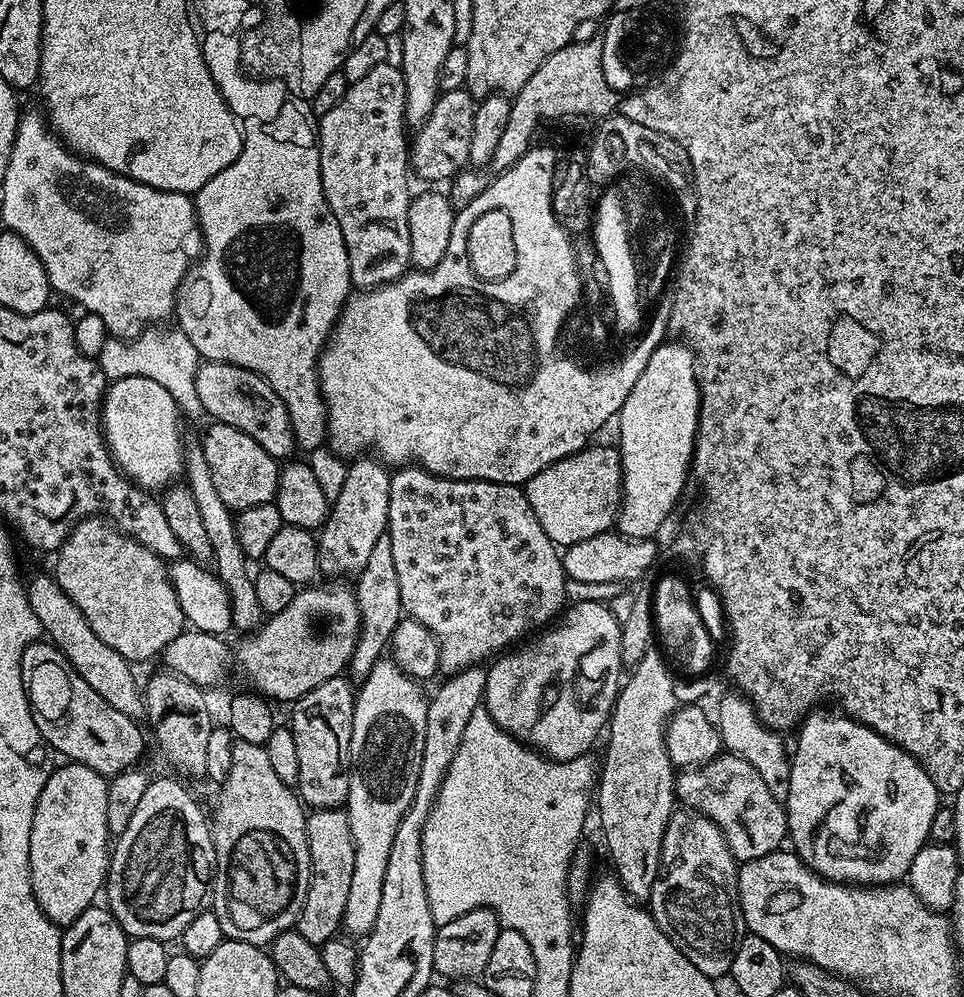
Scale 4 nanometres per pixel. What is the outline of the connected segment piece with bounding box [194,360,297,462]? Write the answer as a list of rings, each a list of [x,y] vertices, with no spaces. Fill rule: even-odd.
[[[204,360],[194,378],[194,386],[198,386],[198,398],[202,401],[205,413],[209,417],[213,416],[211,418],[213,421],[226,426],[234,426],[238,430],[242,430],[242,434],[250,434],[250,438],[254,438],[254,442],[258,442],[258,446],[262,446],[262,450],[266,450],[266,454],[273,456],[277,462],[287,461],[291,457],[288,455],[291,454],[292,448],[297,447],[297,442],[296,435],[292,433],[292,423],[286,406],[282,402],[282,398],[278,398],[276,391],[257,372],[250,371],[243,364]]]

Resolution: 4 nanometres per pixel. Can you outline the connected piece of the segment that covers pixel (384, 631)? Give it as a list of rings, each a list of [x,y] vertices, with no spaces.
[[[387,533],[378,538],[369,561],[366,562],[363,570],[357,573],[354,591],[360,614],[360,630],[359,638],[356,639],[354,654],[348,661],[347,671],[357,680],[363,680],[377,661],[383,657],[386,647],[391,643],[393,631],[397,628],[397,624],[404,614],[401,606],[398,572],[395,569],[394,554]]]

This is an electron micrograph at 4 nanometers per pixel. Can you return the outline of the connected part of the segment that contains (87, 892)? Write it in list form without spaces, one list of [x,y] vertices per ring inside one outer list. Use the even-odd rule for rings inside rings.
[[[68,762],[65,765],[65,768],[60,768],[57,772],[52,772],[49,776],[46,776],[44,785],[42,786],[42,794],[36,799],[36,809],[34,810],[32,829],[30,830],[30,874],[32,875],[34,898],[38,902],[38,906],[46,914],[46,918],[50,918],[50,922],[54,922],[58,926],[73,924],[87,908],[91,908],[97,903],[96,895],[99,892],[101,895],[102,889],[105,887],[108,879],[108,861],[110,859],[110,835],[107,828],[106,814],[109,781],[102,774],[90,770],[90,766],[86,766],[85,764]]]

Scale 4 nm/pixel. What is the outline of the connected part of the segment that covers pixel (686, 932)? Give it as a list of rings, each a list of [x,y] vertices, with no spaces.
[[[691,810],[673,811],[662,838],[660,869],[654,882],[650,911],[662,934],[666,934],[670,942],[674,942],[676,949],[690,958],[690,962],[694,962],[694,966],[698,966],[702,974],[713,978],[729,975],[732,959],[740,944],[742,917],[735,893],[737,871],[738,861],[732,857],[728,840],[720,833],[718,826],[710,822],[708,816]]]

